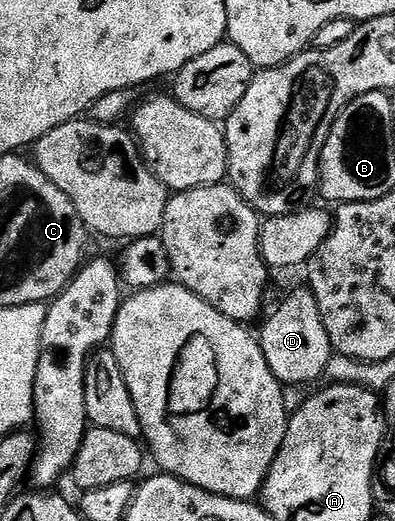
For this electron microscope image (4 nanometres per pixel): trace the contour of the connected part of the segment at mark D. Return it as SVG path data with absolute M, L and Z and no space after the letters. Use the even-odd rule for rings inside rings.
M307 286L294 289L273 310L272 317L264 324L264 329L258 332L258 339L270 370L285 386L305 386L311 380L323 377L334 355L326 326L322 322L322 314L318 310L318 302L312 289Z

